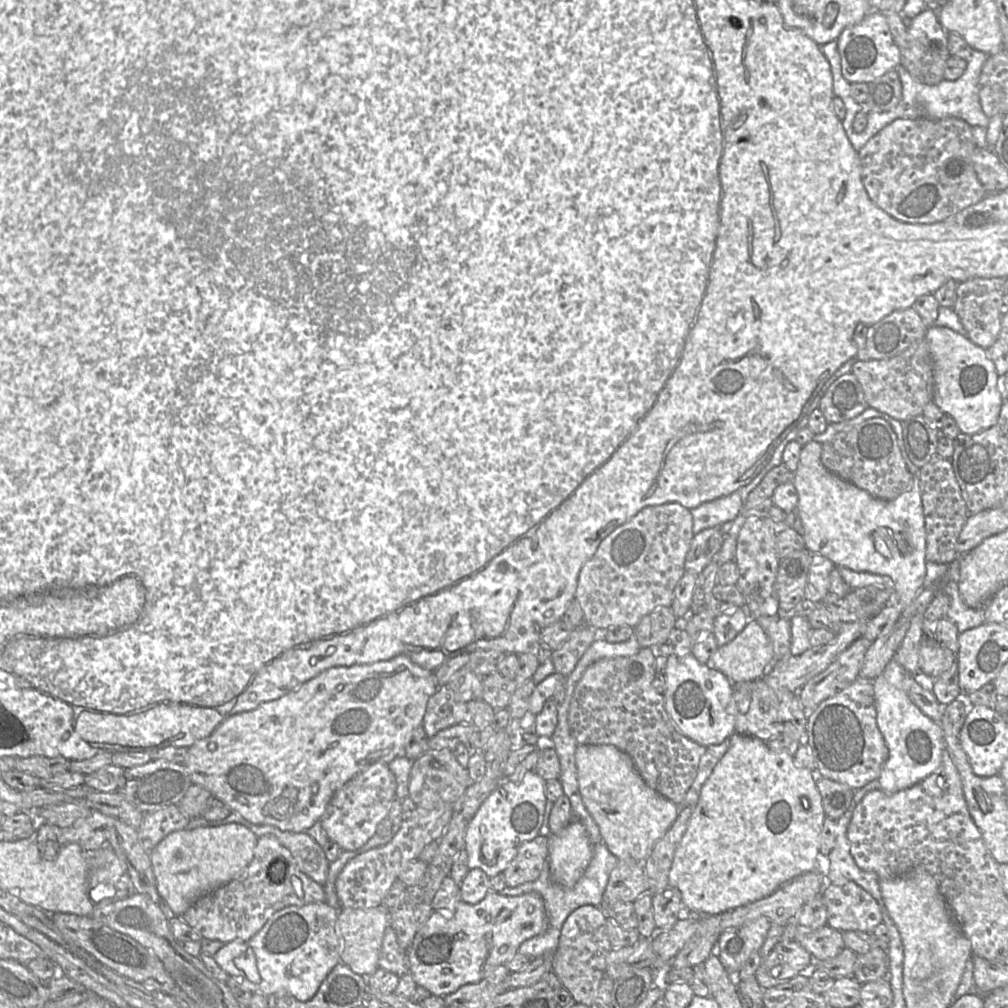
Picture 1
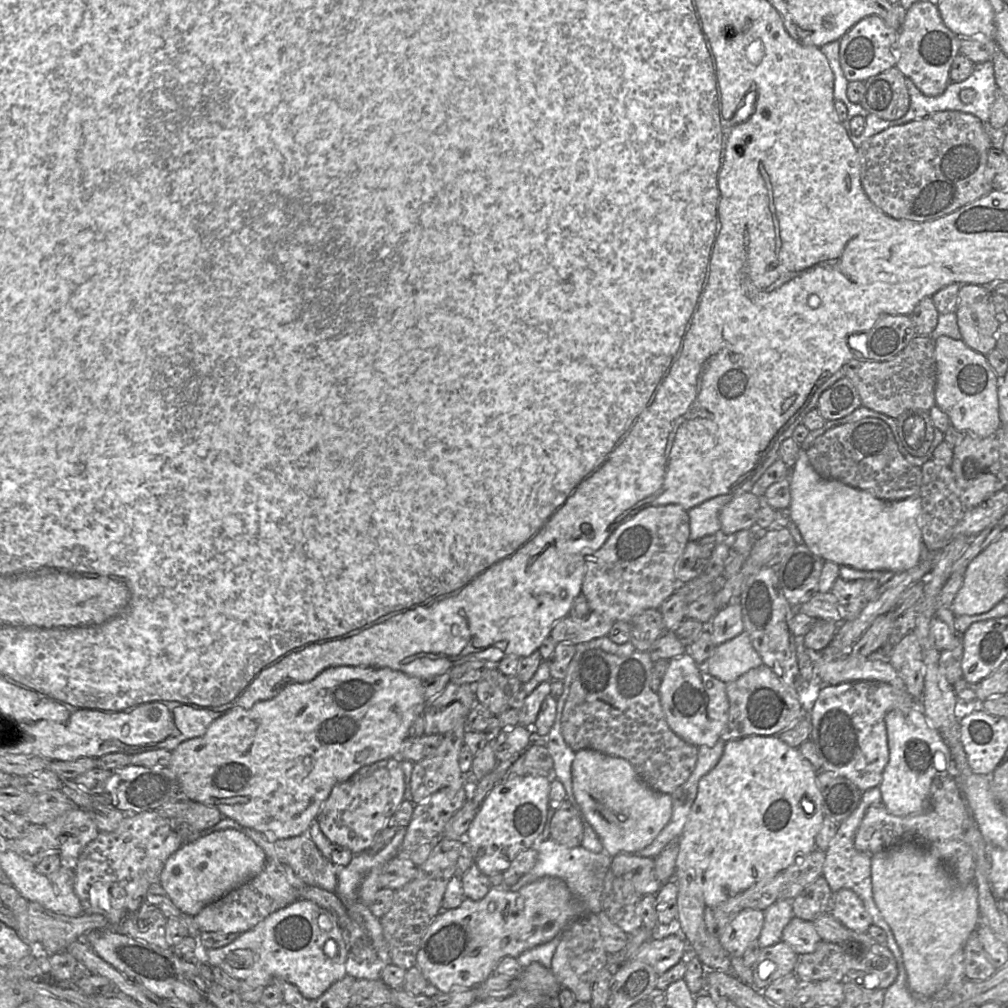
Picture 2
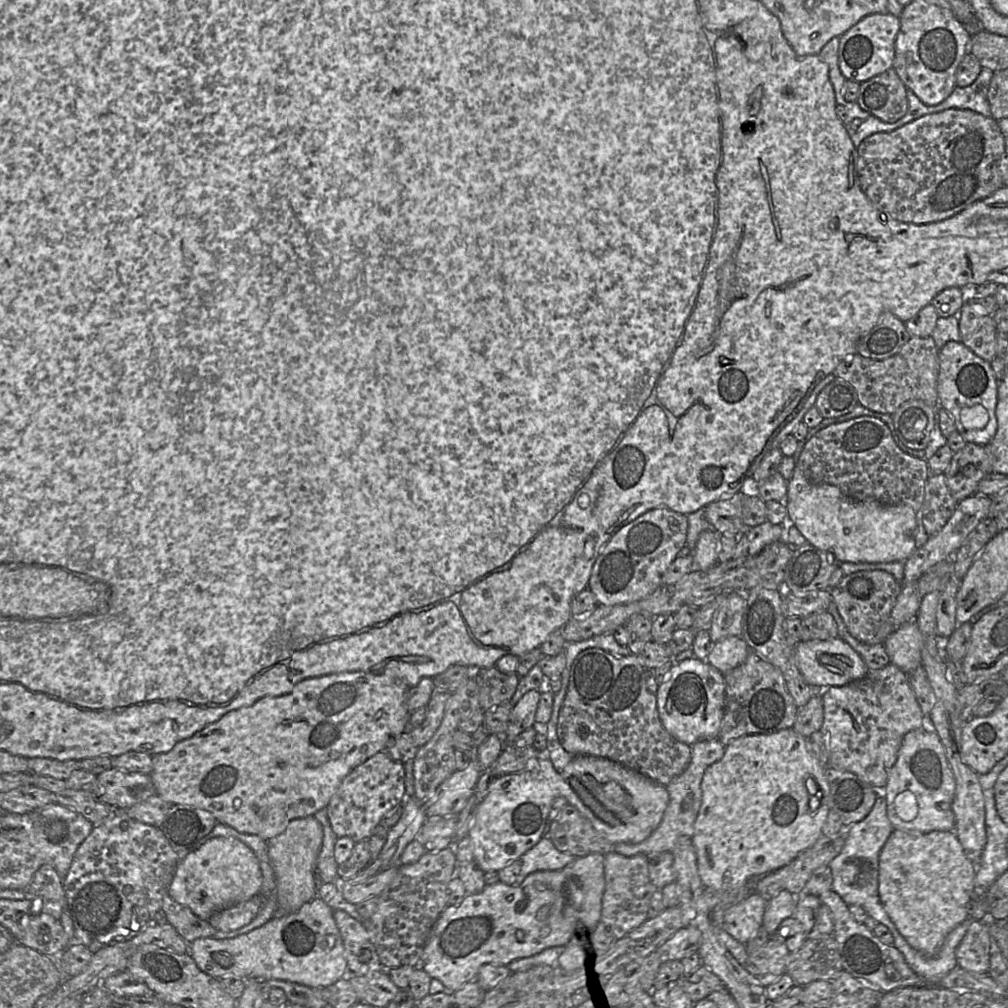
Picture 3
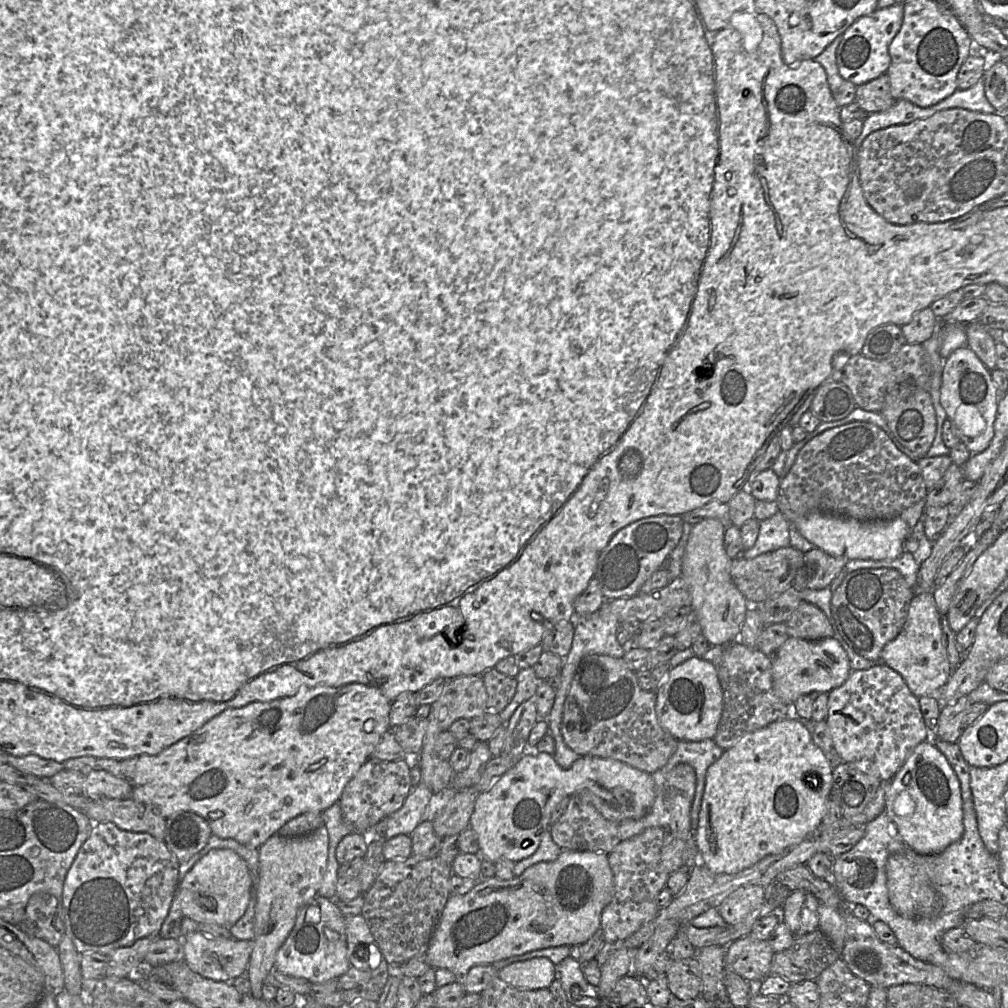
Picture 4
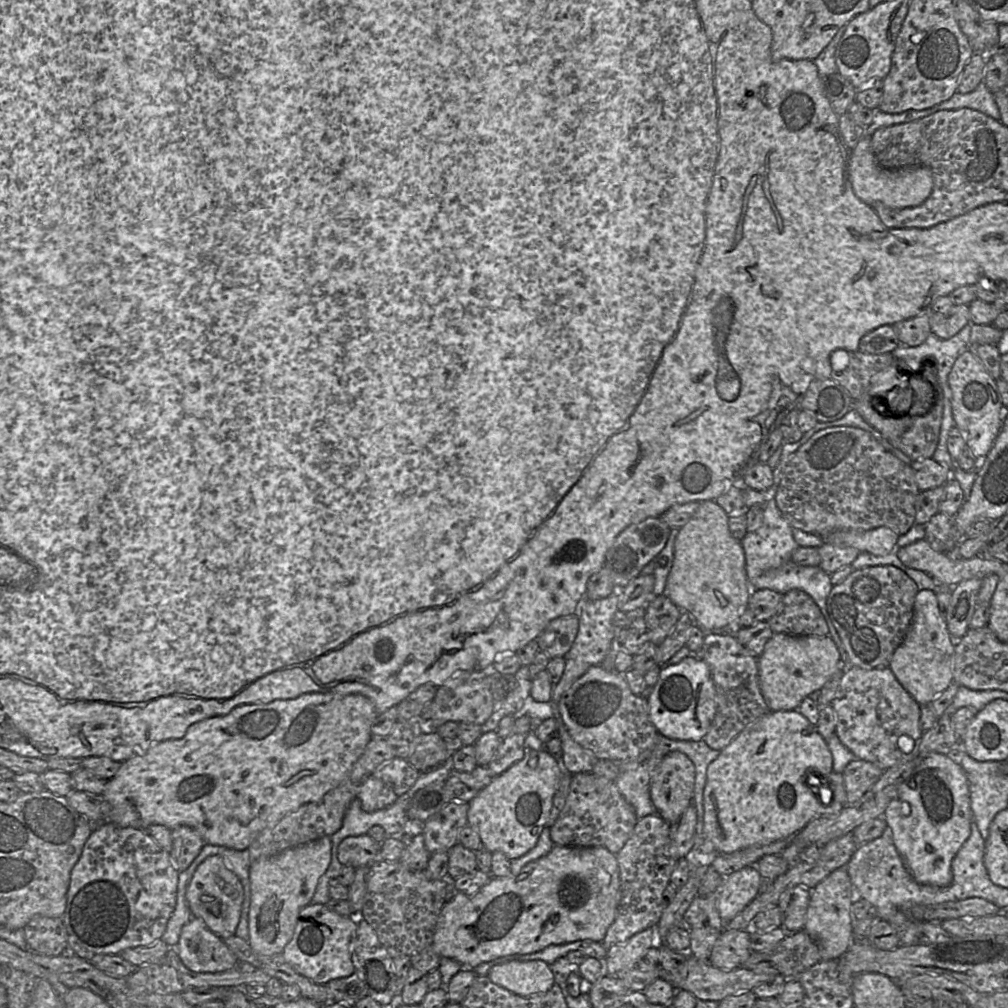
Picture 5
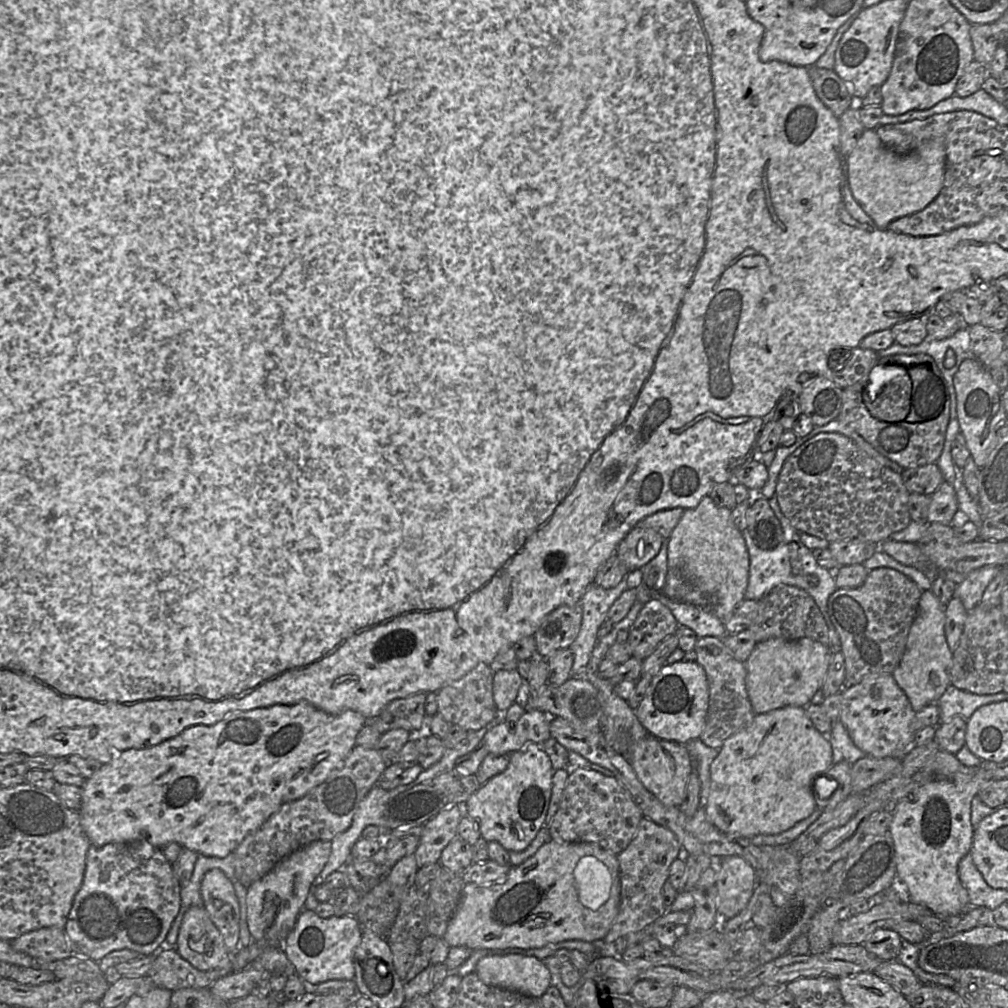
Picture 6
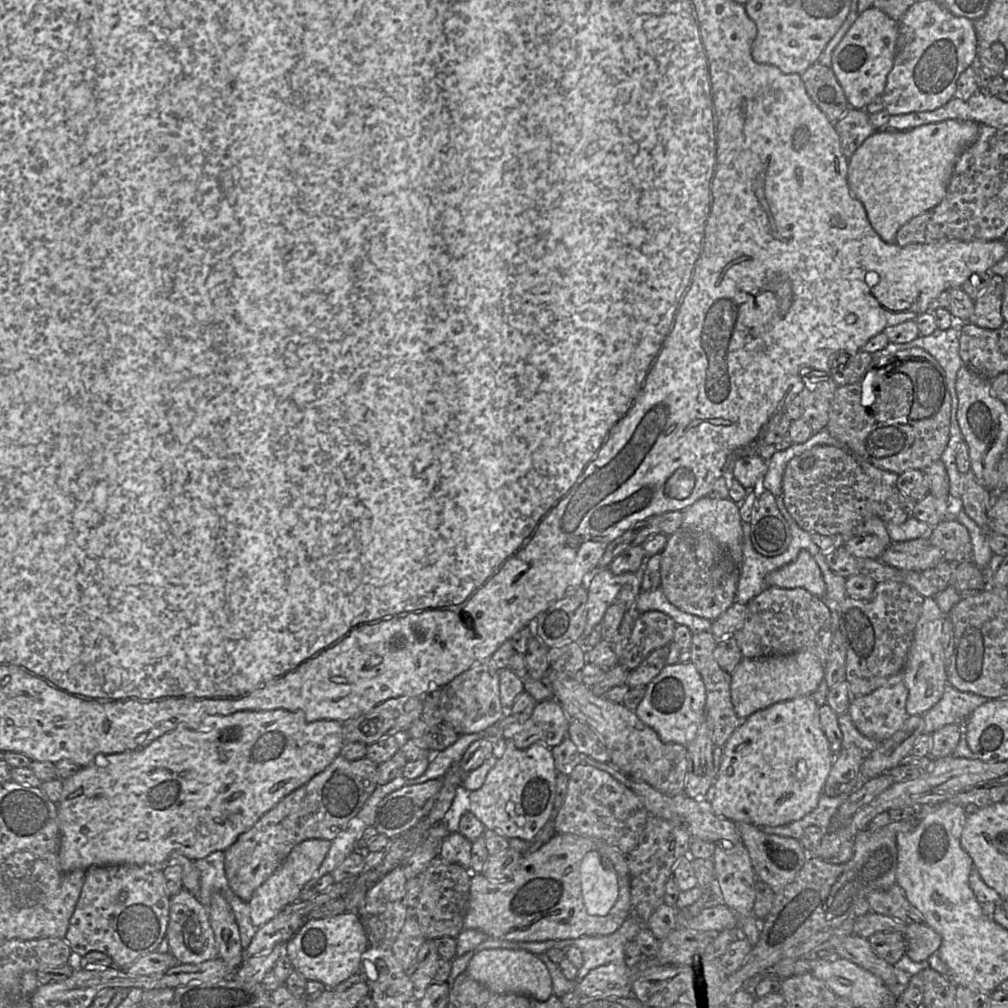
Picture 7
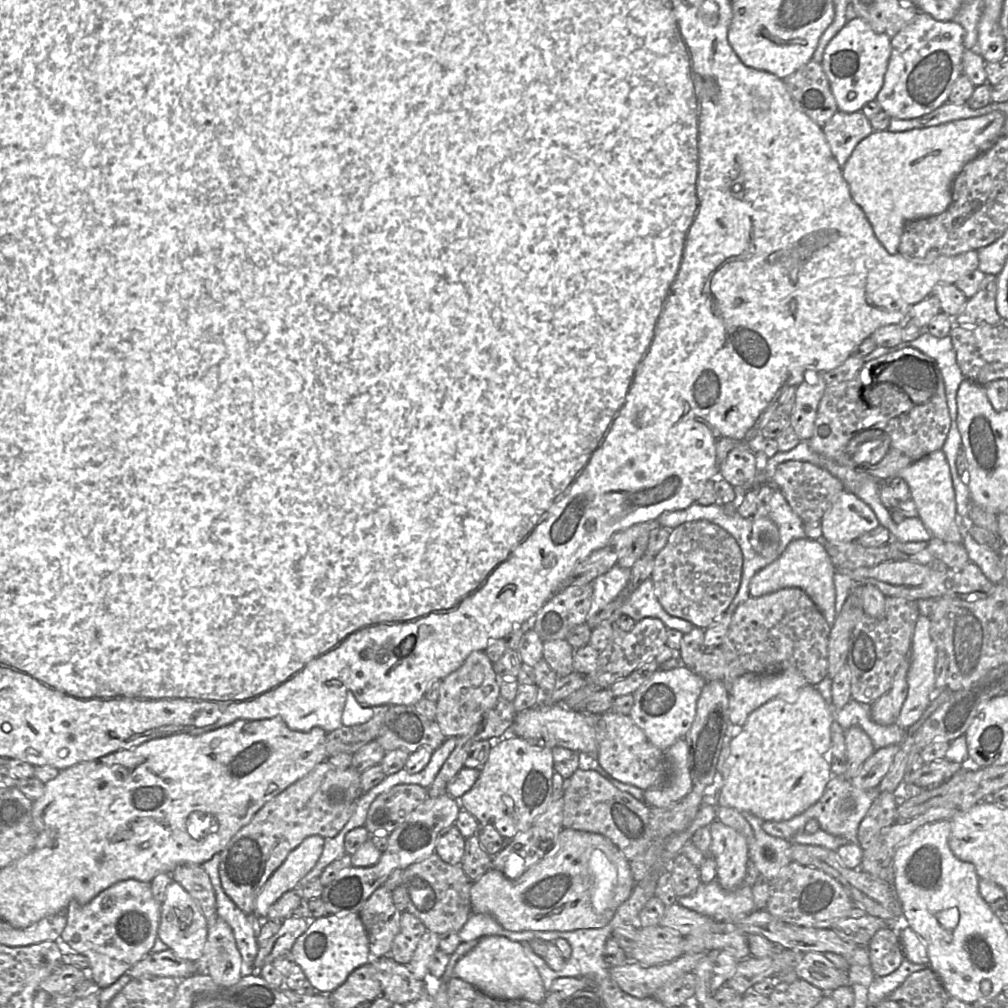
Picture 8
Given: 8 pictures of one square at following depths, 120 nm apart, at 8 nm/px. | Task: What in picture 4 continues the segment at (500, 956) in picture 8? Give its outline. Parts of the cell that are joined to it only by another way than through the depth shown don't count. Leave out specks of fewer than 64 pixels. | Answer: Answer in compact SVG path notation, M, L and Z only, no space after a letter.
M546 957L511 963L497 972L497 977L524 990L548 987L557 977L556 965Z

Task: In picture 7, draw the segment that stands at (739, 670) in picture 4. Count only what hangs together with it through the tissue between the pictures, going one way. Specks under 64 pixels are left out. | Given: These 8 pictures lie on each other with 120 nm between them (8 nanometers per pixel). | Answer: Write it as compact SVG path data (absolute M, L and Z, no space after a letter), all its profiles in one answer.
M710 632L692 635L690 646L691 662L701 675L706 689L705 722L716 746L723 747L732 733L743 724L743 718L737 716L731 701L731 674L725 672L714 658L717 639Z

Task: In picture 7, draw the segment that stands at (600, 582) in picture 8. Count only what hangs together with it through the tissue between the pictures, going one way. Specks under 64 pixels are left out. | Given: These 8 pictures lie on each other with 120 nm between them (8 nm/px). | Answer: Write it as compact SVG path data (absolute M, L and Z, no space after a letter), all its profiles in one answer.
M608 568L594 571L586 581L587 603L586 621L582 638L586 638L604 617L608 607L626 584L634 578L634 573L613 574Z

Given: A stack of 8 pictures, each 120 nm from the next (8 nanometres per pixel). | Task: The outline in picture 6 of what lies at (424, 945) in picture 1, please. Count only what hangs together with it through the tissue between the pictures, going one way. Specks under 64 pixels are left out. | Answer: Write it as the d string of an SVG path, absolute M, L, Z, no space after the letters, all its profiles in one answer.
M550 839L522 864L511 867L500 882L488 885L465 883L457 910L443 938L450 947L465 946L472 950L540 948L570 940L601 943L618 915L620 900L617 854L591 842L559 842Z

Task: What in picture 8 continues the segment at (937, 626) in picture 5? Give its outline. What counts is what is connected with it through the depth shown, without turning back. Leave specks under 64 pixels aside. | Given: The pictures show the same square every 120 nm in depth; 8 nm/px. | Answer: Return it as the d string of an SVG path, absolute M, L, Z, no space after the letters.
M919 615L914 627L911 642L911 653L909 669L907 672L908 695L902 705L896 724L904 729L909 729L923 715L930 702L935 699L944 689L935 688L935 664L937 658L937 647L930 635L930 619L928 616Z

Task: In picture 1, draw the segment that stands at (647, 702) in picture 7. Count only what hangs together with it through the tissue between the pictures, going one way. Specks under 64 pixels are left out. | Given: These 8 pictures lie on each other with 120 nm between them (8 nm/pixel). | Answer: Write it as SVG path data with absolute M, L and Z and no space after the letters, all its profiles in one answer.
M692 653L670 655L664 677L665 709L683 736L708 747L720 744L735 733L735 717L731 713L733 683L721 671L700 663Z

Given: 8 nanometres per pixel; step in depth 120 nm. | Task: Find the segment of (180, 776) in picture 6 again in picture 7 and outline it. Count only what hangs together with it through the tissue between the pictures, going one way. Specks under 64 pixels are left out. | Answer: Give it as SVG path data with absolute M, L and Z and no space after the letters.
M289 710L242 711L220 717L206 729L177 728L158 737L142 749L101 756L90 765L81 767L76 774L62 780L61 798L57 803L61 832L60 868L63 872L71 872L73 870L87 870L91 866L123 864L164 866L167 857L175 851L181 852L190 860L203 859L216 851L226 851L241 834L248 831L285 796L306 784L329 766L340 755L344 744L343 723L336 720L308 722L303 713Z

